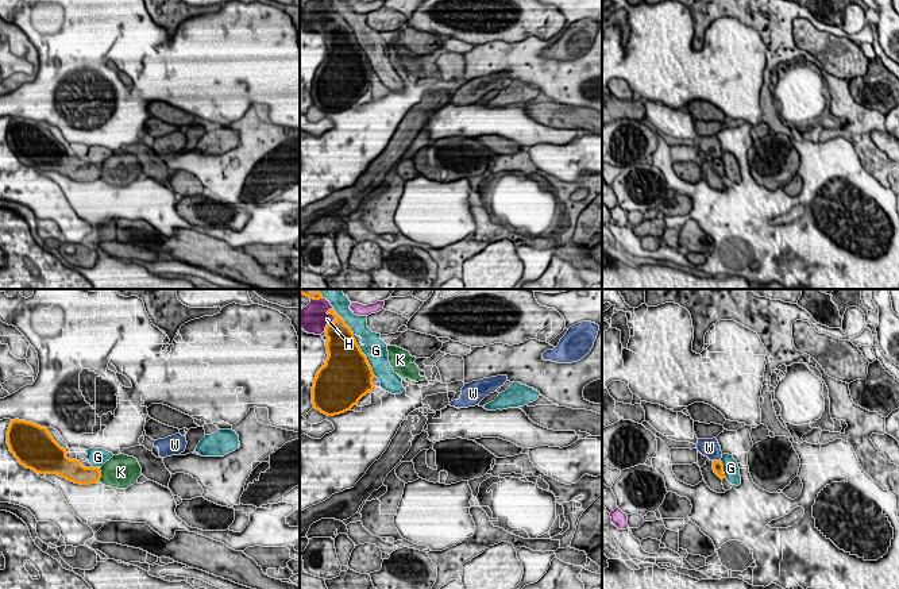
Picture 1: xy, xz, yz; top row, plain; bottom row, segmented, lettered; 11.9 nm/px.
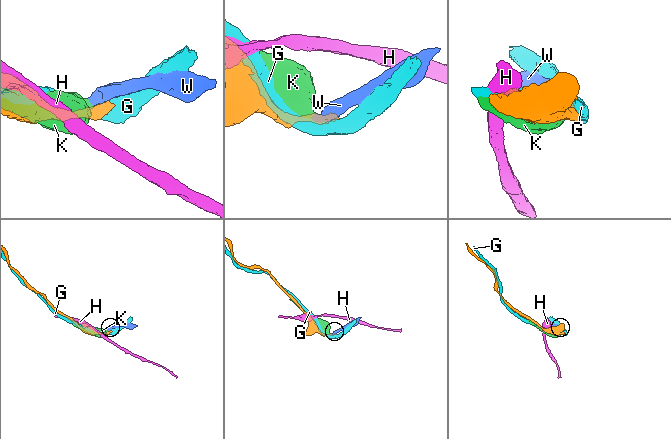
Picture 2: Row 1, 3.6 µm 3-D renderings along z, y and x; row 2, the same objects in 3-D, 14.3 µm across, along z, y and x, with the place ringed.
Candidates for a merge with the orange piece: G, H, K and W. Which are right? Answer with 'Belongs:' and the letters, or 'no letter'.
Belongs: no letter

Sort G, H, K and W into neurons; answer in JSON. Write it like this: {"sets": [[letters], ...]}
{"sets": [["G"], ["H"], ["K", "W"]]}

